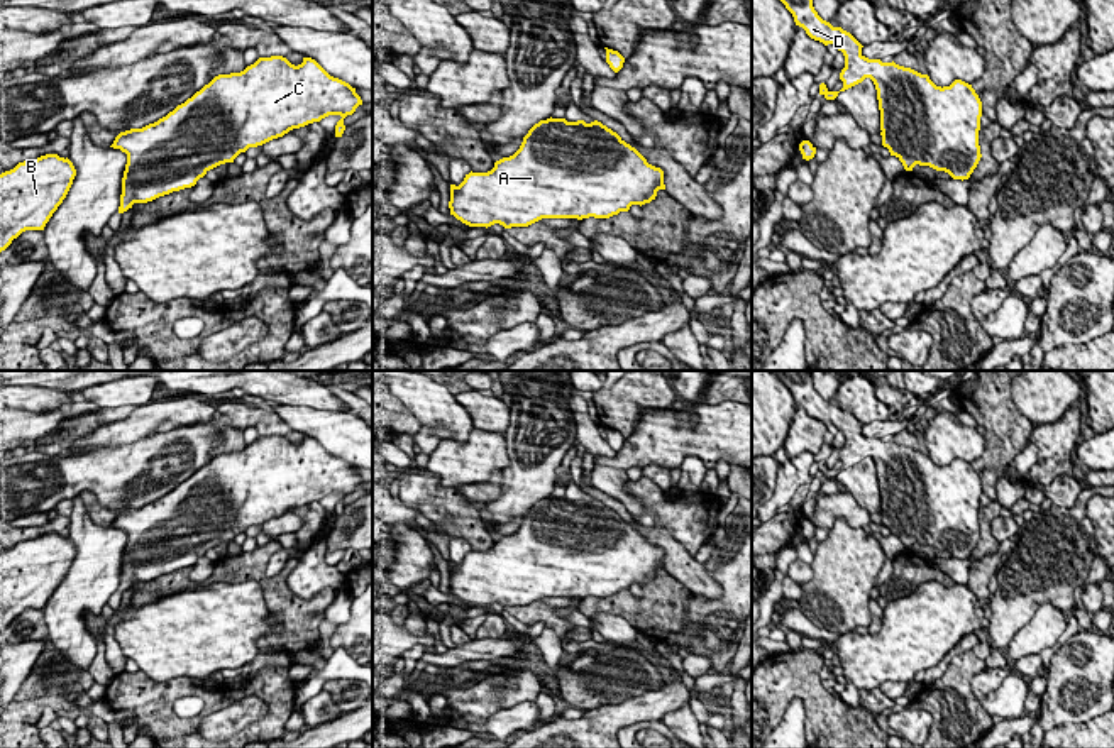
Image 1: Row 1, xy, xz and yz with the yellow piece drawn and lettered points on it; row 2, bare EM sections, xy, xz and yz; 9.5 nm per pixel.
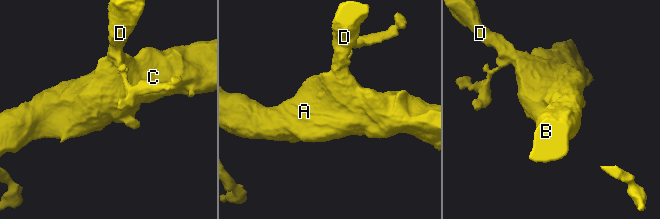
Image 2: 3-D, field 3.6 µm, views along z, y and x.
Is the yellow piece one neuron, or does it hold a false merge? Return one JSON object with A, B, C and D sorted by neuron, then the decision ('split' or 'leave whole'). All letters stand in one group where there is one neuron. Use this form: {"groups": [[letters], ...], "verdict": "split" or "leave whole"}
{"groups": [["A", "B", "C", "D"]], "verdict": "leave whole"}

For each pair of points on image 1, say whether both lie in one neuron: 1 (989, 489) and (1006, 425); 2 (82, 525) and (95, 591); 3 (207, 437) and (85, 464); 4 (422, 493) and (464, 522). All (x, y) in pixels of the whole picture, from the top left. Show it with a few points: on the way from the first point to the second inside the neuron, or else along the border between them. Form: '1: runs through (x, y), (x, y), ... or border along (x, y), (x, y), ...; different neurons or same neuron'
1: runs through (989, 474), (989, 467), (996, 461), (1004, 440); same neuron
2: runs through (92, 542), (95, 545), (95, 574); same neuron
3: runs through (176, 435), (143, 450), (126, 464), (115, 464); same neuron
4: runs through (432, 500), (454, 513); same neuron

